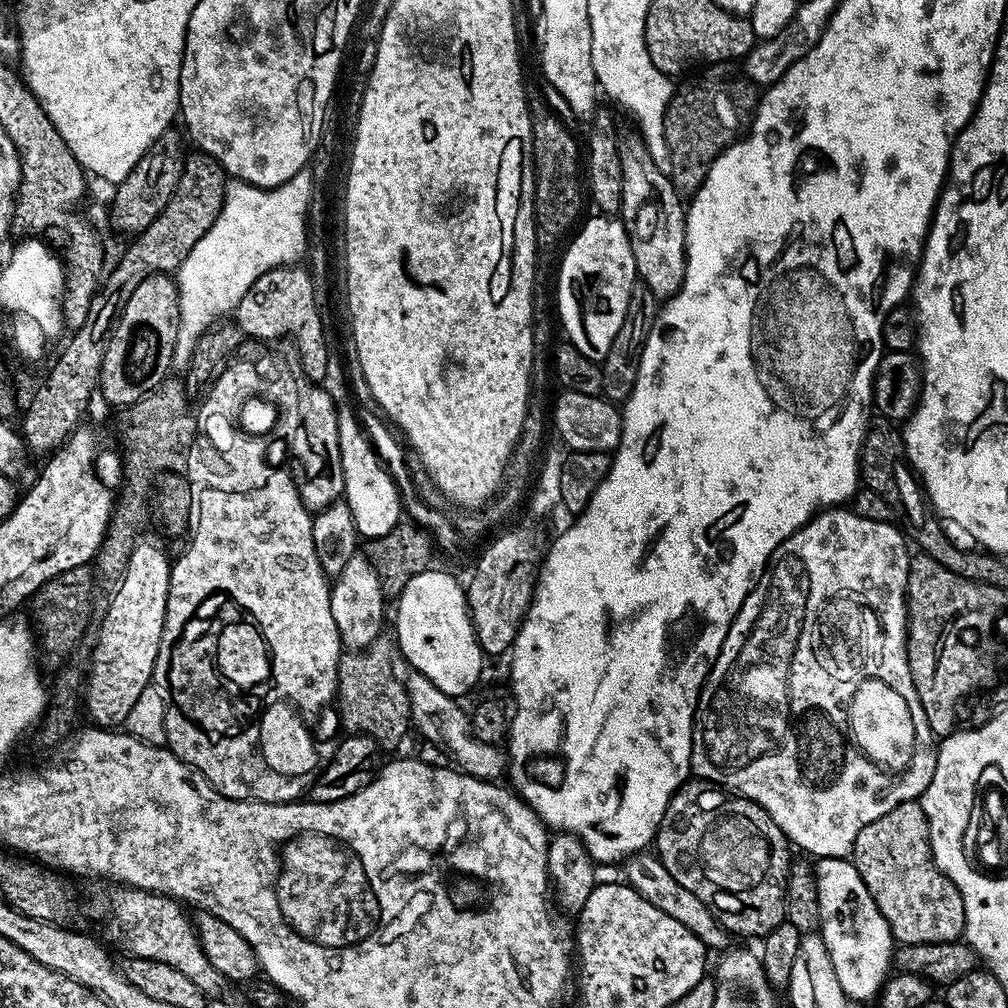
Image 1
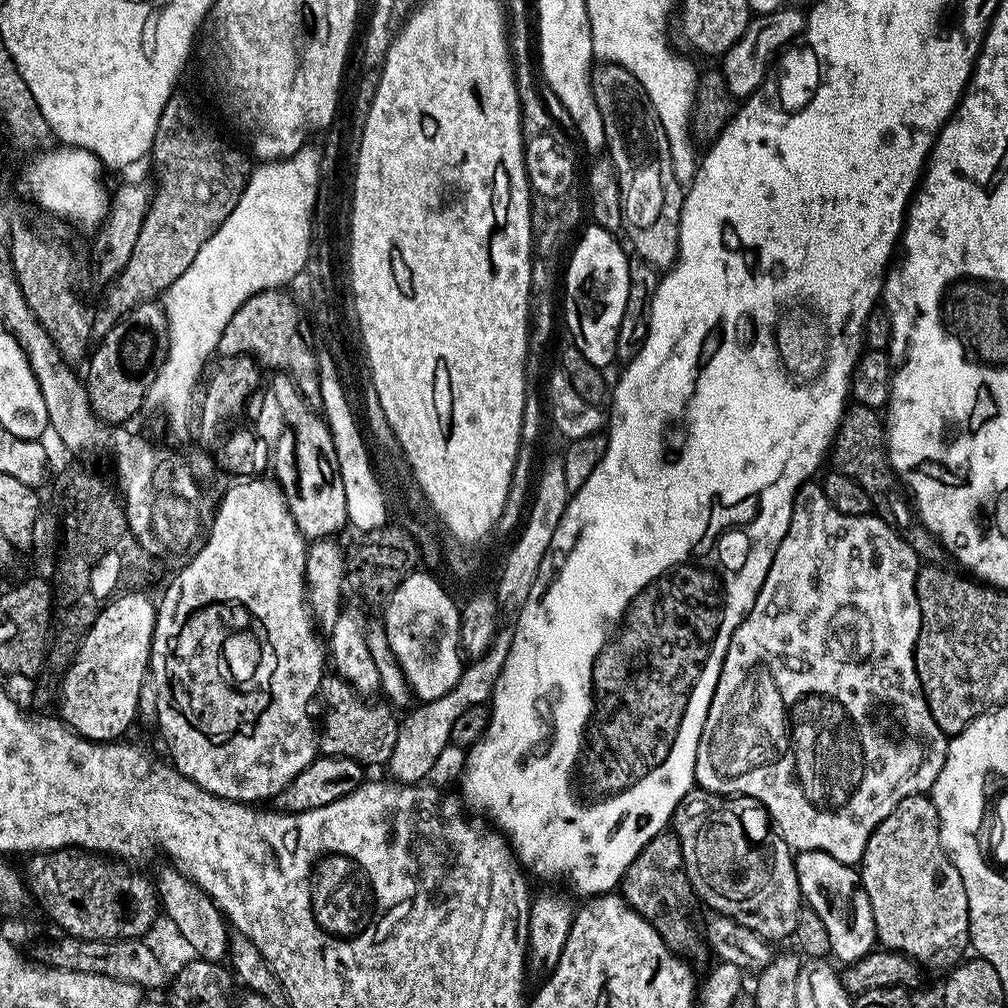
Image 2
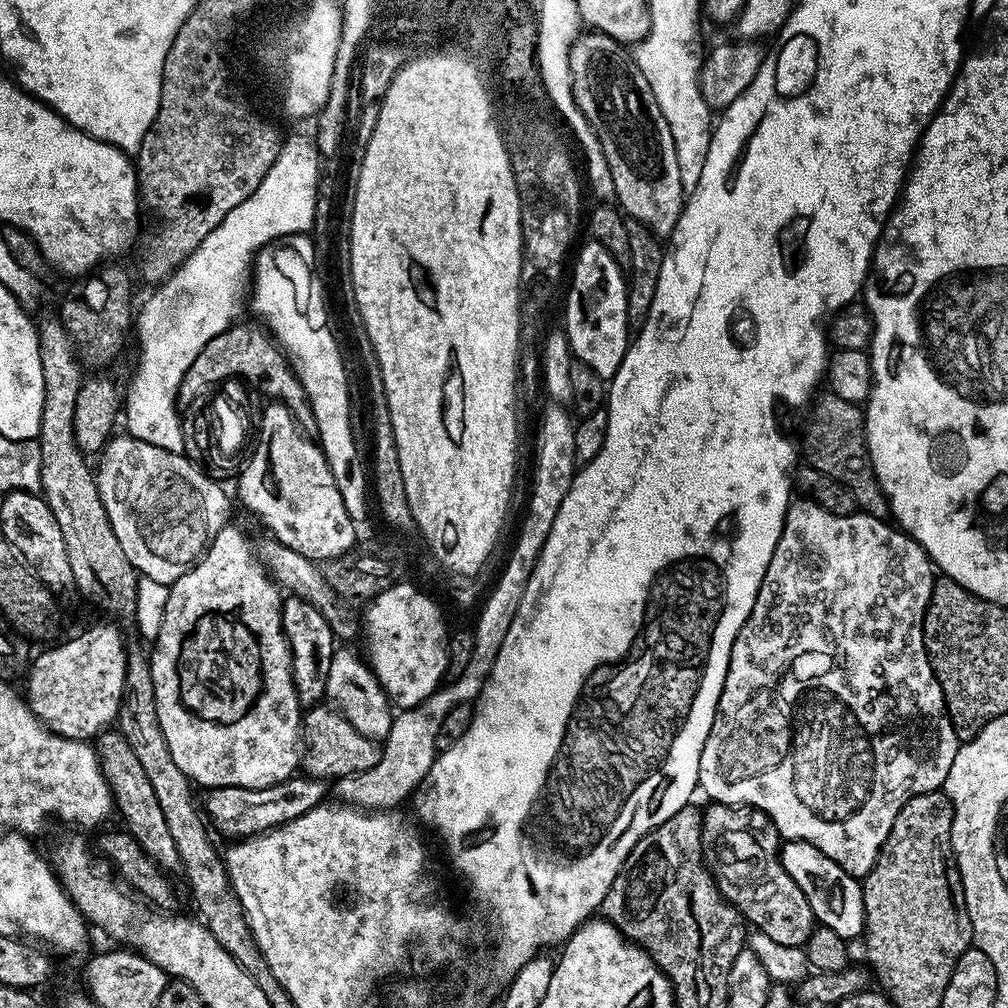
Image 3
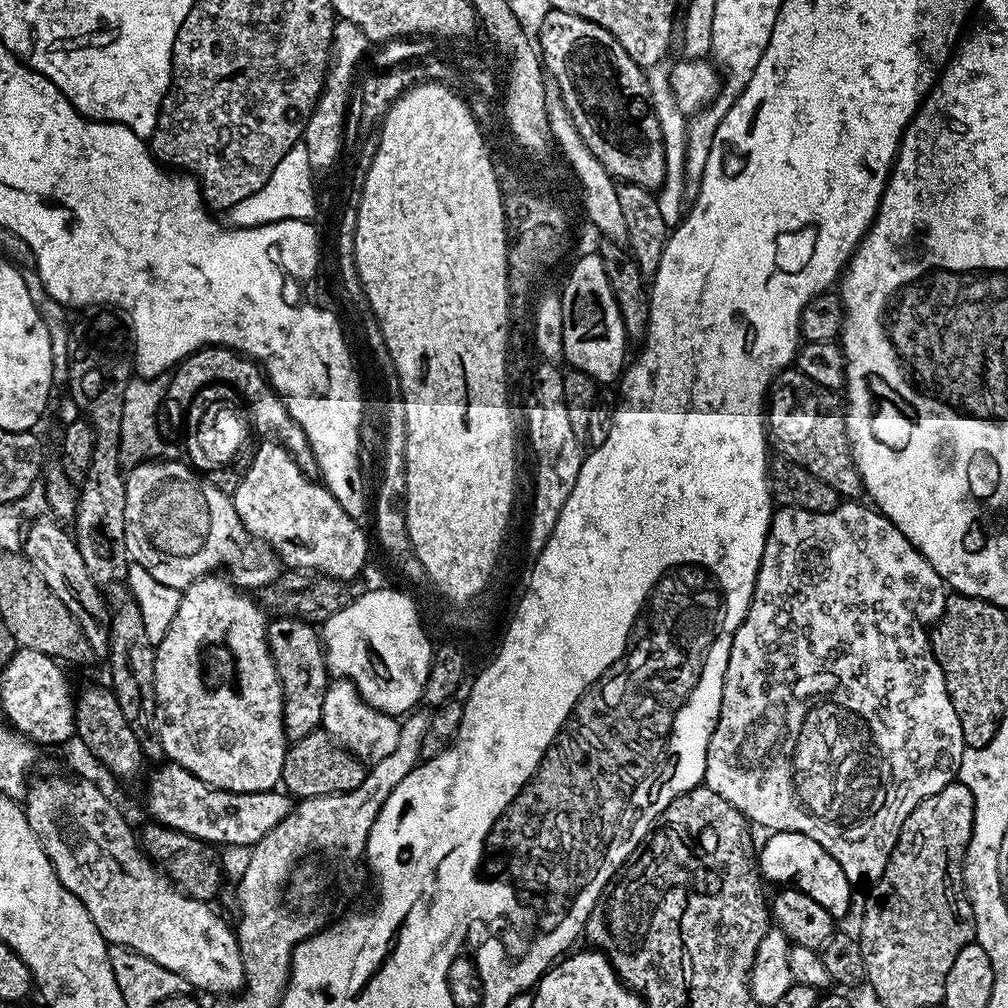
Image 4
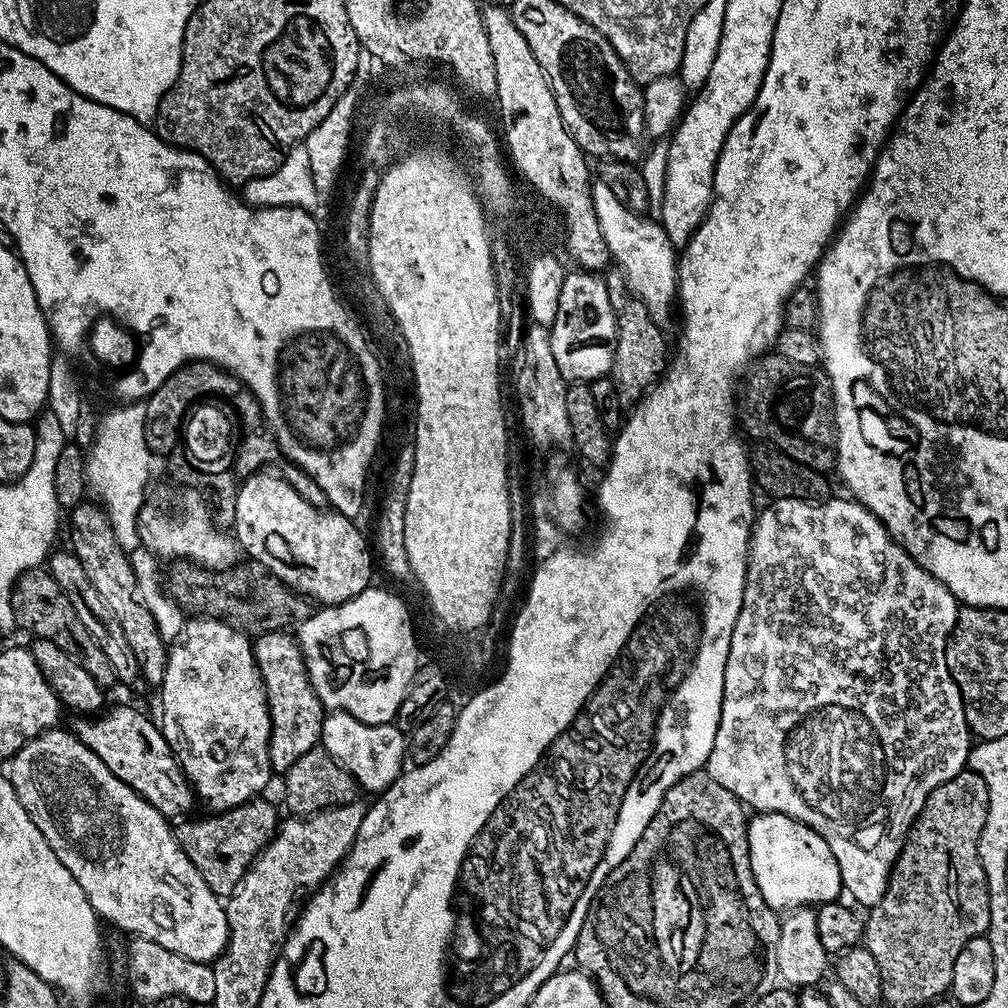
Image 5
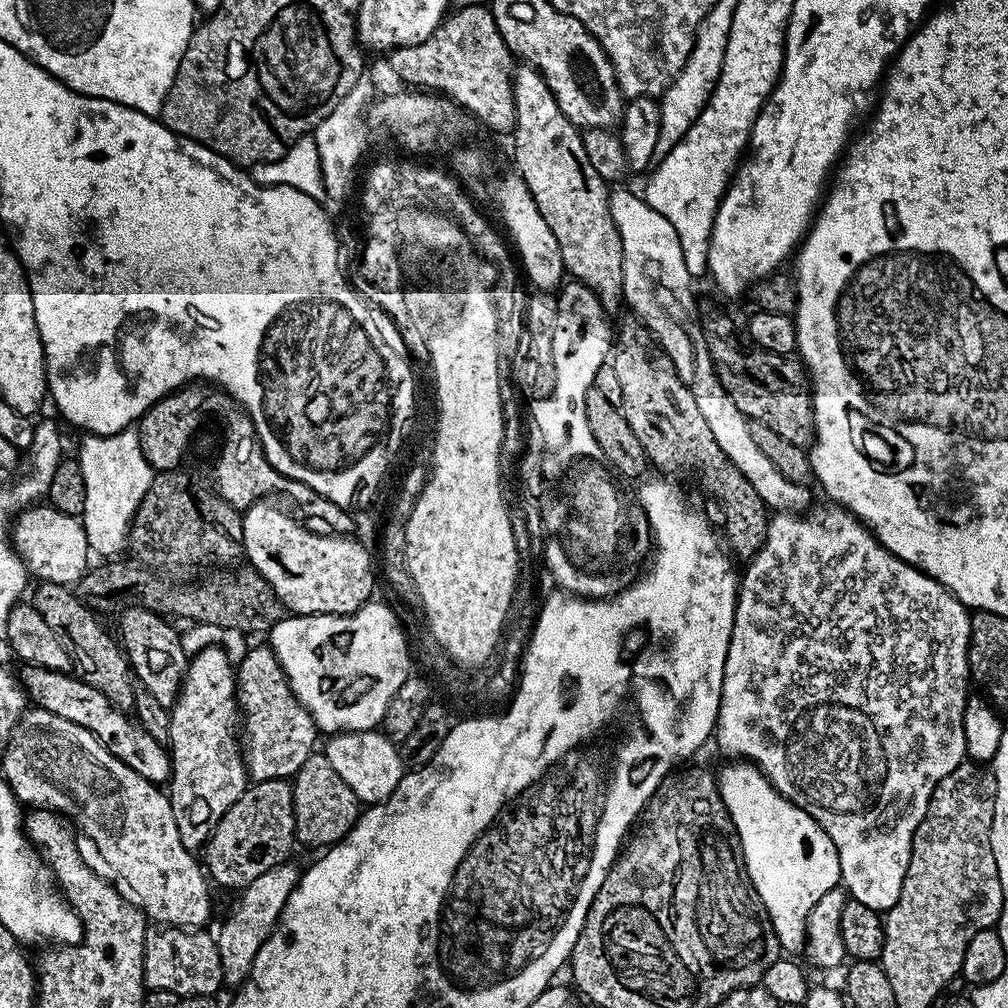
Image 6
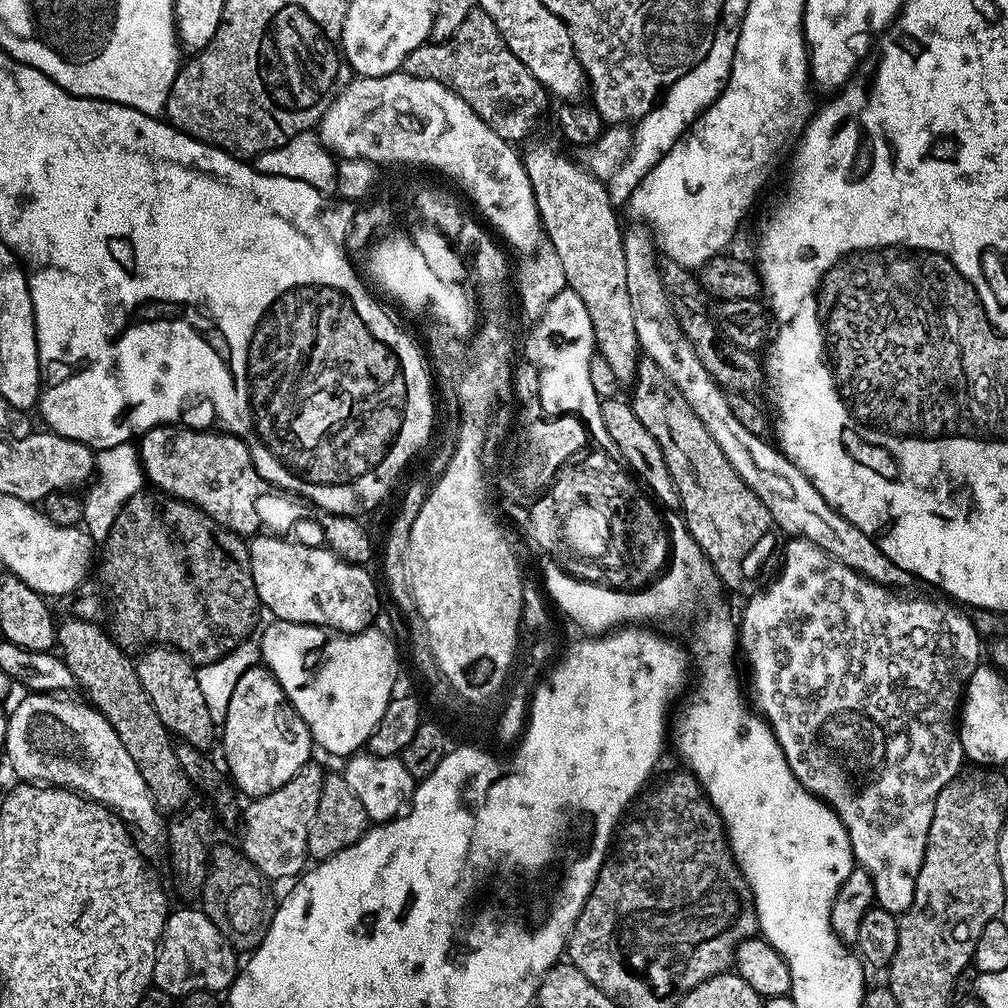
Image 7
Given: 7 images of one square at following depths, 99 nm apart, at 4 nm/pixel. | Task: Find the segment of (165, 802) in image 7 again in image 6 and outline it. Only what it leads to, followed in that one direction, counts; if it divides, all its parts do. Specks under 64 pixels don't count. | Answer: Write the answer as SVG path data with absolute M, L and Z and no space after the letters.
M47 582L39 585L34 603L38 614L46 618L50 630L58 634L58 642L66 646L72 659L72 672L80 677L82 682L94 686L110 702L118 708L131 709L134 704L134 690L132 689L132 668L128 665L128 658L124 655L117 637L112 636L99 624L88 605L77 598L75 591L67 584L50 584Z

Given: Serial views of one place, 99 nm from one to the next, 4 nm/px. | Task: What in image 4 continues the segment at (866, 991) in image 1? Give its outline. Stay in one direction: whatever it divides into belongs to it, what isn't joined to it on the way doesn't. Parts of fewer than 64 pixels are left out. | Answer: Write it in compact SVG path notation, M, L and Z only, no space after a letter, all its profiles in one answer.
M772 832L769 840L758 848L758 872L761 877L780 884L776 886L794 886L795 891L805 892L814 902L829 910L835 909L839 896L848 896L854 892L842 866L814 838L797 832Z

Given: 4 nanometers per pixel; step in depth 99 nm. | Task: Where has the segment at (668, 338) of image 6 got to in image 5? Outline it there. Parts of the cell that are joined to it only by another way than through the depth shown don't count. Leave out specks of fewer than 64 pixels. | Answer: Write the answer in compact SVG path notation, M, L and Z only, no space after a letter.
M593 183L592 201L594 214L598 214L598 226L602 229L602 236L606 238L608 255L614 261L615 267L623 270L630 290L638 298L642 298L642 302L646 302L646 310L650 310L652 317L662 326L667 325L667 320L671 318L672 312L674 316L674 309L678 304L678 252L670 242L664 225L655 219L647 220L647 215L634 212L618 202L617 196L605 184Z

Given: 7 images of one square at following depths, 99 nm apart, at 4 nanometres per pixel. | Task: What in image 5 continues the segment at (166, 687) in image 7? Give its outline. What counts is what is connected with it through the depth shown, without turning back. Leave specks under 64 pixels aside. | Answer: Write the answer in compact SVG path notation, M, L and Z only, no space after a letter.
M99 503L79 504L76 508L71 509L70 516L72 516L71 551L75 553L86 576L98 590L98 594L102 596L111 613L118 618L118 623L122 626L123 633L126 634L127 645L130 646L131 653L137 659L143 683L158 686L164 681L166 674L169 645L159 634L153 614L150 614L150 610L144 605L143 598L140 597L129 553L124 552L115 538L110 518Z

